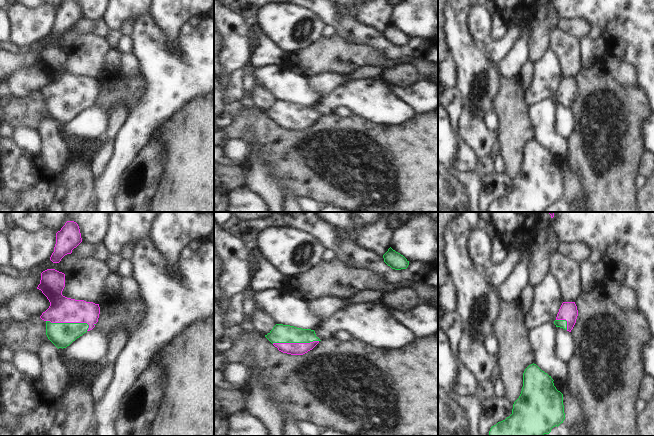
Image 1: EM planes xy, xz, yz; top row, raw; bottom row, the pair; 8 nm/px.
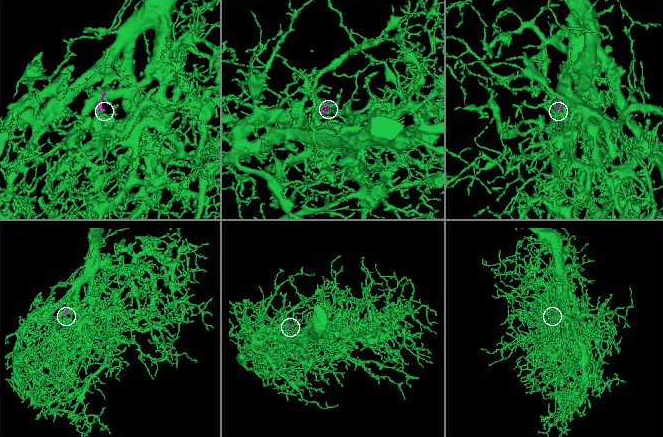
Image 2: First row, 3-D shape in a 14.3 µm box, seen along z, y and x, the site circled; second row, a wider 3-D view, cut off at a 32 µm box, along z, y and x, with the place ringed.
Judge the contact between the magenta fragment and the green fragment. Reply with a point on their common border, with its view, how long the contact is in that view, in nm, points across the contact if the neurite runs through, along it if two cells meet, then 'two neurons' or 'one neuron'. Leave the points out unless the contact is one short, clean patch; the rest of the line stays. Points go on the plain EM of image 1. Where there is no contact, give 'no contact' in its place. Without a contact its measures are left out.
contact xy (68, 98); length 360 nm; way xy (62, 85), (68, 98), (62, 104), (61, 111); one neuron

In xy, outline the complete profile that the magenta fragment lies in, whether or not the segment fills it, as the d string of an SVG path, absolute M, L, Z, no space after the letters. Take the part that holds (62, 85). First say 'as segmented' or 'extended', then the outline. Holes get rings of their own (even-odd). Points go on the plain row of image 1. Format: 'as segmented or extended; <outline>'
extended; M55 45L41 49L37 65L47 73L49 84L40 94L46 98L46 111L59 125L66 124L98 98L99 80L75 76L62 71L65 63L65 50Z

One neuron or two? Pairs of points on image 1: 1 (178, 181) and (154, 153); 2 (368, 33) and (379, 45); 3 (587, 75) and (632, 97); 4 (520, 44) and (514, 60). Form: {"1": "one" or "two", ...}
{"1": "two", "2": "one", "3": "one", "4": "one"}

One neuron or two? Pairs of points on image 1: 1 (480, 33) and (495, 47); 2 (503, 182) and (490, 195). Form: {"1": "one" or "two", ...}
{"1": "two", "2": "one"}

